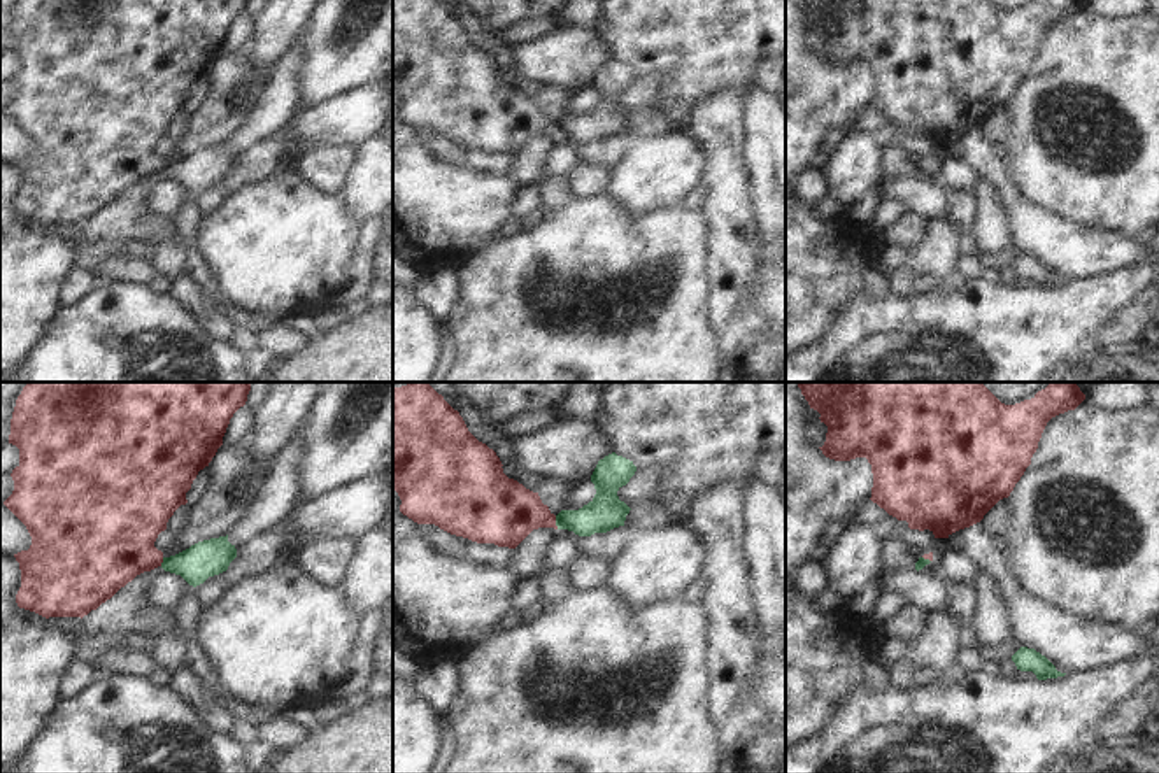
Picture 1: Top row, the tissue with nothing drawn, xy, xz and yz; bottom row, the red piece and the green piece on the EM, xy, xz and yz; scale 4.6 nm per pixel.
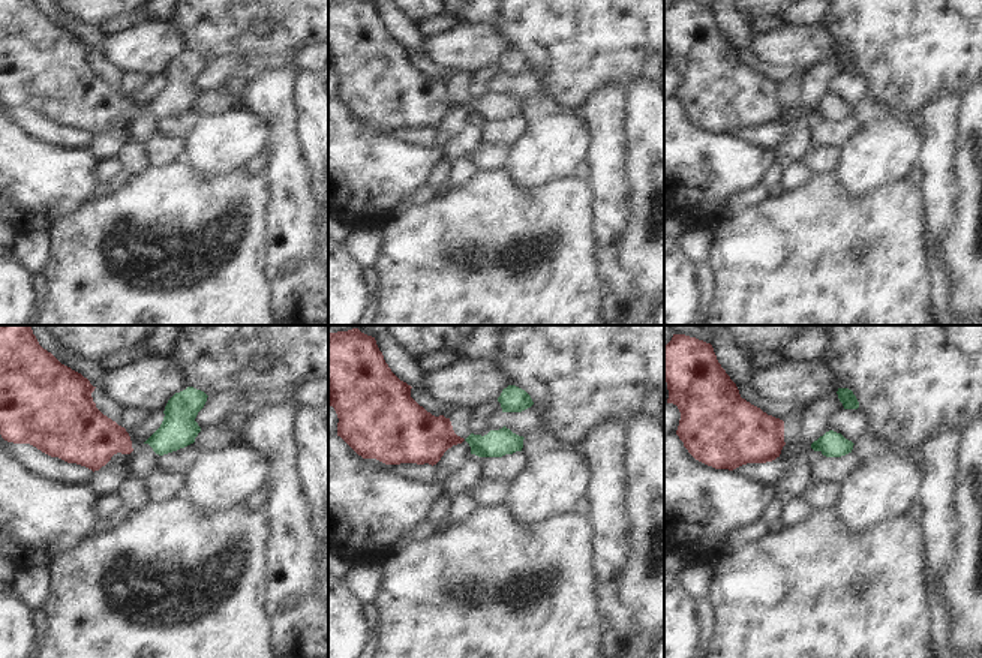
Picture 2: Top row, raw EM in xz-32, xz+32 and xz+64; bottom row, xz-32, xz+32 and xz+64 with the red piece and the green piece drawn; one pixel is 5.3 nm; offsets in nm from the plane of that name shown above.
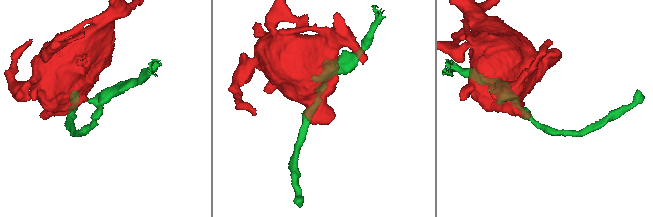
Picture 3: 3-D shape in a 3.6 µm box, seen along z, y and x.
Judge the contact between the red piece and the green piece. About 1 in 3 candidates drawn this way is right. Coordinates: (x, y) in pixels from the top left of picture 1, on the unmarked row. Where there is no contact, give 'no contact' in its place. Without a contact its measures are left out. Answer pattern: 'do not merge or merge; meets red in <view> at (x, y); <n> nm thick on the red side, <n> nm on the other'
do not merge; meets red in xz at (554, 130); 300 nm thick on the red side, 160 nm on the other

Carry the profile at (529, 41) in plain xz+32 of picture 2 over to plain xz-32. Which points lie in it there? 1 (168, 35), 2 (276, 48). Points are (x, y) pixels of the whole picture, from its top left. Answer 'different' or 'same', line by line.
1: different
2: same

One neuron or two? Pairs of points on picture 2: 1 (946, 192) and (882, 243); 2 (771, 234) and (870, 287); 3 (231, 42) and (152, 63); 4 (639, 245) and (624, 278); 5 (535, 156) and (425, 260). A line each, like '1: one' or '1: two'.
1: two
2: one
3: two
4: two
5: two

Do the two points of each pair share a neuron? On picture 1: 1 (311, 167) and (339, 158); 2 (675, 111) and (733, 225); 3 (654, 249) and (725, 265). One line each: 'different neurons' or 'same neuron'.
1: same neuron
2: different neurons
3: different neurons

